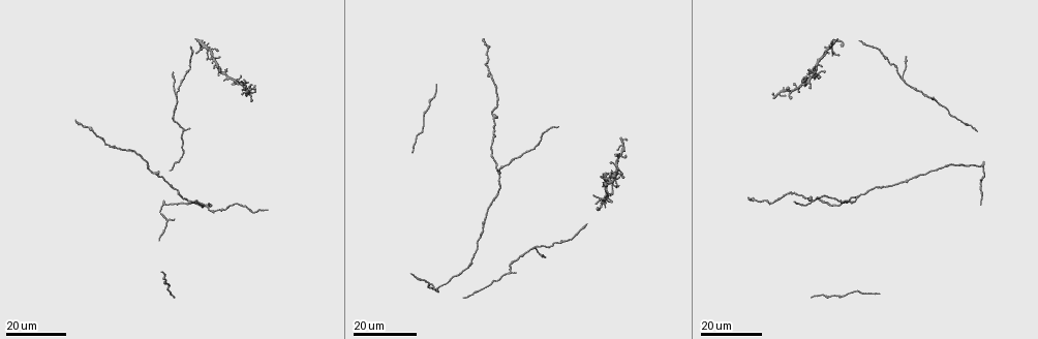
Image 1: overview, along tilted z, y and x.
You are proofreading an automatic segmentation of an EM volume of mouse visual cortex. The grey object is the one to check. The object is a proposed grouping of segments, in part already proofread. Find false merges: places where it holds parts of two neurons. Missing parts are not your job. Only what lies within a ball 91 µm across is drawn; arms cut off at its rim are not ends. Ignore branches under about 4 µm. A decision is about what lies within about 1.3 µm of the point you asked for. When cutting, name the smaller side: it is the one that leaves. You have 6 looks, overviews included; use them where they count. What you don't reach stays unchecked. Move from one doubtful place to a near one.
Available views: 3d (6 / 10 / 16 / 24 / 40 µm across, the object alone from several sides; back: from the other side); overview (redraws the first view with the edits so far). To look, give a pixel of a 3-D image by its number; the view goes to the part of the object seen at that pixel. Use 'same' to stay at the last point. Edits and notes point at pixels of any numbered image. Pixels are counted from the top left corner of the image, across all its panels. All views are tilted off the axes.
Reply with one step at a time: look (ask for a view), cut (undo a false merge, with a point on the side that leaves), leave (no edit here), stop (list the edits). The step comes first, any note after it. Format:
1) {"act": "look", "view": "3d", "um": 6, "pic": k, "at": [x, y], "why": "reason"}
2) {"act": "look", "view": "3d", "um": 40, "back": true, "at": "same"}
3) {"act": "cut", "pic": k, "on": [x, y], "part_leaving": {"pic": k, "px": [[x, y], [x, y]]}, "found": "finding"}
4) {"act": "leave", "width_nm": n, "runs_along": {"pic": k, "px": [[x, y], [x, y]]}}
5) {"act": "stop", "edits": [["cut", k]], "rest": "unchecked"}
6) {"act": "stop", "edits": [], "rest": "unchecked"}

{"act": "look", "view": "3d", "um": 16, "pic": 1, "at": [902, 79]}

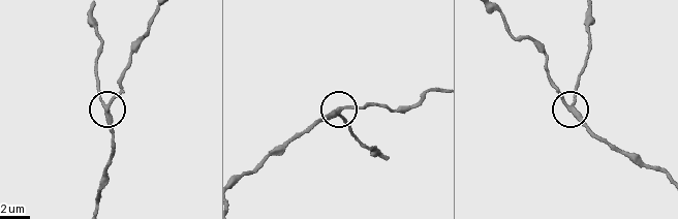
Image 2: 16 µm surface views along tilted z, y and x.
{"act": "look", "view": "3d", "um": 6, "pic": 2, "at": [570, 107]}

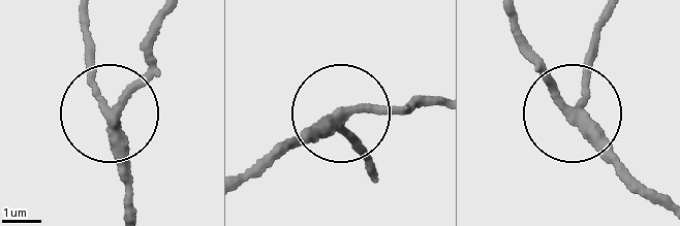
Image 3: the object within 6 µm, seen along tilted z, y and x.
{"act": "leave", "width_nm": 210, "found": "all the same neuron"}

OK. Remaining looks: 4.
{"act": "look", "view": "3d", "um": 24, "pic": 1, "at": [856, 195], "why": "arms part here"}

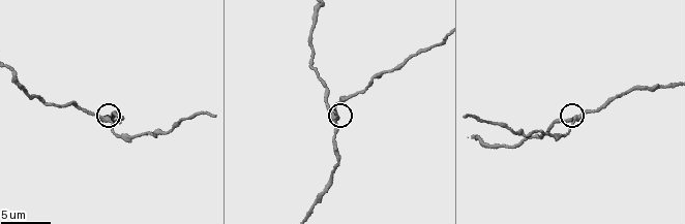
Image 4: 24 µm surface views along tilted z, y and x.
{"act": "look", "view": "3d", "um": 6, "pic": 4, "at": [574, 118], "why": "zoom in"}

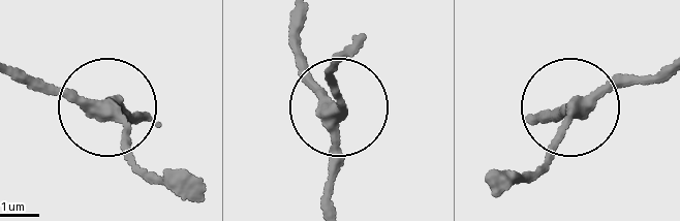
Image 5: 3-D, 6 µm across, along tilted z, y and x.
{"act": "leave", "side_arm_um": 52, "runs_along": {"pic": 5, "px": [[335, 199], [335, 67]]}, "found": "continuous, no second neuron"}

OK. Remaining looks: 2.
{"act": "look", "view": "3d", "um": 16, "pic": 1, "at": [778, 93], "why": "three-way junction"}

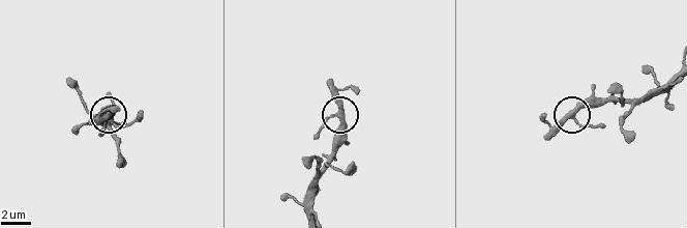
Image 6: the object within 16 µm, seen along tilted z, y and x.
{"act": "look", "view": "3d", "um": 10, "pic": 6, "at": [568, 115]}

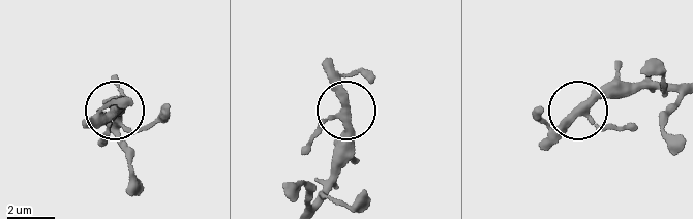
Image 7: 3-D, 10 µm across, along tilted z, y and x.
{"act": "leave", "runs_along": {"pic": 7, "px": [[670, 86], [619, 92], [577, 111], [540, 148]]}, "found": "one neuron here"}

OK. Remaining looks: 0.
{"act": "stop", "edits": [], "rest": "unchecked"}

